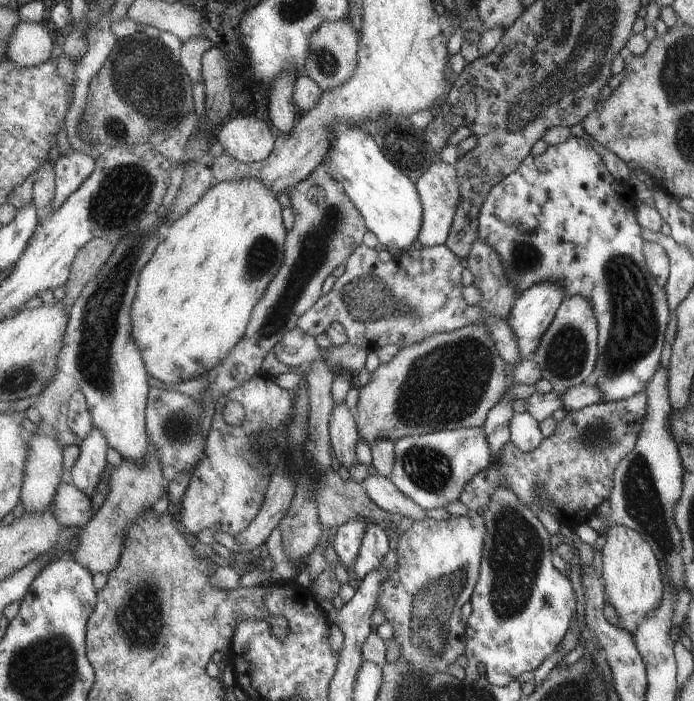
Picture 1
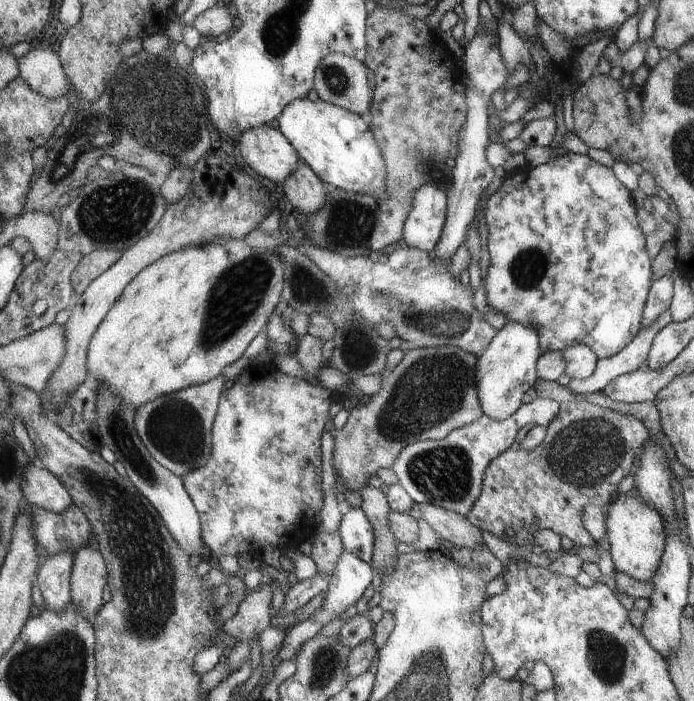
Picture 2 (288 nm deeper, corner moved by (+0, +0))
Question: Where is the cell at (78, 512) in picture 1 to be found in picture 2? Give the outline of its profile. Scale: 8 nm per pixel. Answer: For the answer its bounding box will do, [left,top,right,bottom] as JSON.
[23,462,75,514]

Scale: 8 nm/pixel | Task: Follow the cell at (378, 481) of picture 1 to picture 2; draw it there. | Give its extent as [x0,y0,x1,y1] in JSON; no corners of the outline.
[413,504,483,550]

